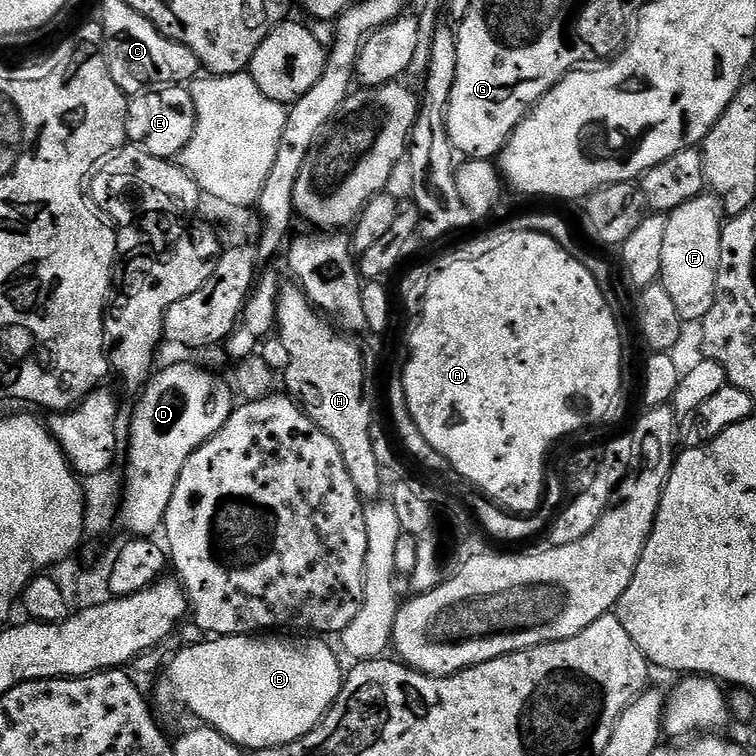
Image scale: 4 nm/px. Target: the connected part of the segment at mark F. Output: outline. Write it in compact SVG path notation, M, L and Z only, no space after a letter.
M711 194L695 196L690 202L667 213L659 283L663 284L666 294L670 294L683 321L703 321L704 316L710 314L710 306L714 306L722 250L722 219L719 215L718 201Z

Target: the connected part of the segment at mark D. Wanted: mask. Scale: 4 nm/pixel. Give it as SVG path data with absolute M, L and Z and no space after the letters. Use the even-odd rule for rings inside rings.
M172 364L157 371L139 393L132 433L128 436L128 473L122 476L123 495L119 523L136 538L148 538L161 531L166 506L178 486L182 466L230 418L233 389L196 364Z

